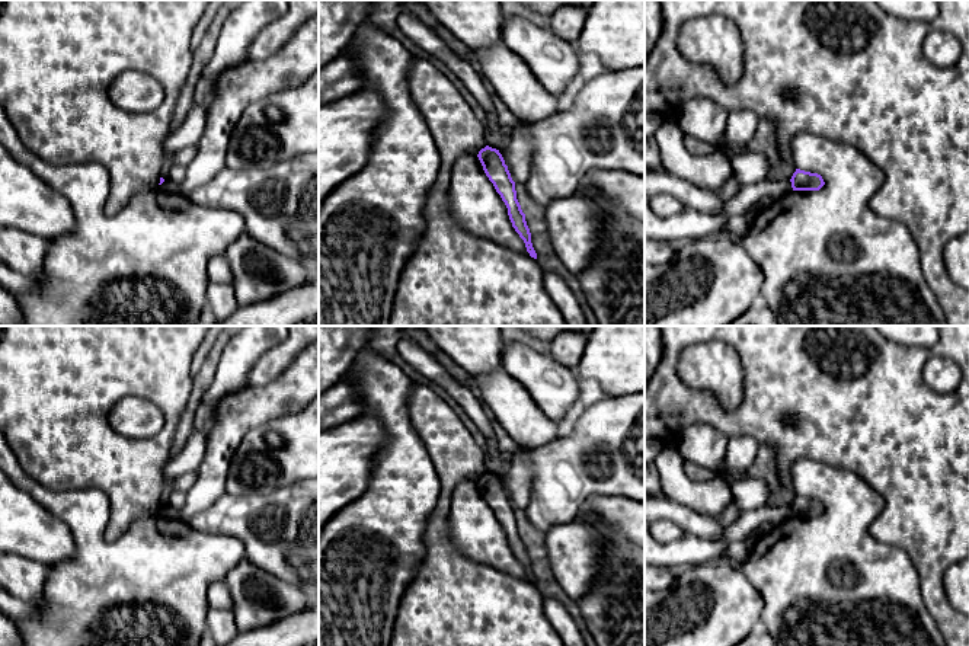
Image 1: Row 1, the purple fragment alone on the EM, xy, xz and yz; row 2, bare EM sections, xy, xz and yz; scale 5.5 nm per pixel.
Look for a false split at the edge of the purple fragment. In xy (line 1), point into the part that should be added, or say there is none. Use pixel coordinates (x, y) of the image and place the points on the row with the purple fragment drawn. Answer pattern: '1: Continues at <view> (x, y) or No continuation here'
1: No continuation here

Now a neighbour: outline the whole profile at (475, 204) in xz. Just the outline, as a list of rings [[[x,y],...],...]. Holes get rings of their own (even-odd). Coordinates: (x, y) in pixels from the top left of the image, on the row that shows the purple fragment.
[[[476,154],[460,156],[451,167],[450,208],[454,220],[473,236],[530,255]]]

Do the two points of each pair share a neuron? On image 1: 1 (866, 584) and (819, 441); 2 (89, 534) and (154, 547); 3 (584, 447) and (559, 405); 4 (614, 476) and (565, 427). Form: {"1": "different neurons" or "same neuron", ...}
{"1": "different neurons", "2": "same neuron", "3": "different neurons", "4": "different neurons"}

